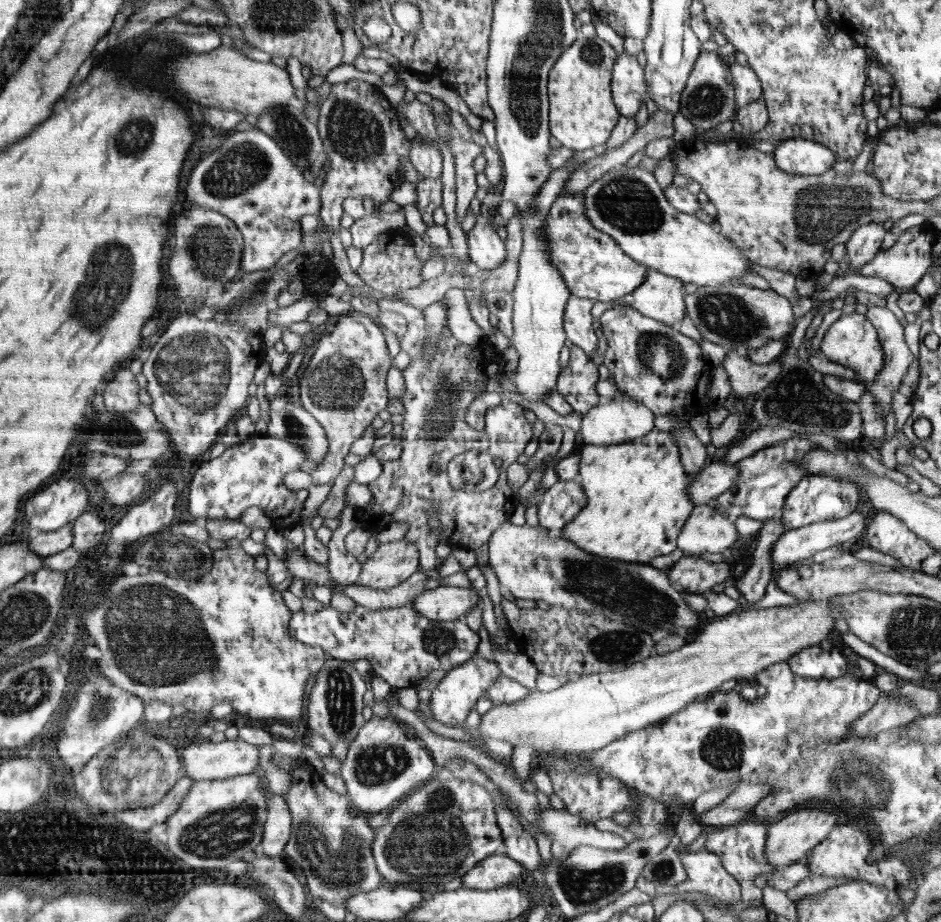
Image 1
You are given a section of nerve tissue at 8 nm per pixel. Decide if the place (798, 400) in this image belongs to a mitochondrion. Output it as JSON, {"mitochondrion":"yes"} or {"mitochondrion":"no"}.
{"mitochondrion":"yes"}

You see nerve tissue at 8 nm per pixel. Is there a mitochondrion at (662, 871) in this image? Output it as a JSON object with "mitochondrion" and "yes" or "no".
{"mitochondrion":"yes"}

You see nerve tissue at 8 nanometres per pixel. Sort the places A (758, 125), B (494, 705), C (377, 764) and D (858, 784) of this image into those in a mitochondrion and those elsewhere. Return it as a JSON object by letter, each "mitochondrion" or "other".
{"A":"other","B":"other","C":"mitochondrion","D":"mitochondrion"}

